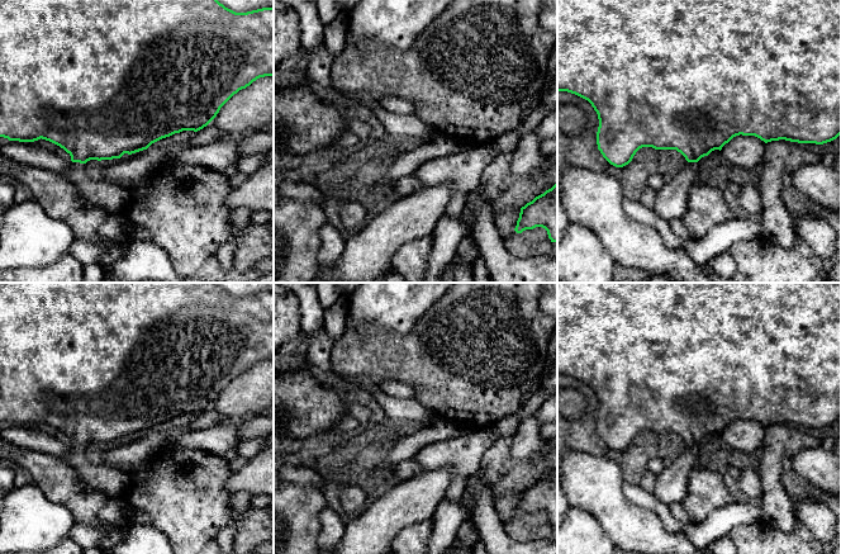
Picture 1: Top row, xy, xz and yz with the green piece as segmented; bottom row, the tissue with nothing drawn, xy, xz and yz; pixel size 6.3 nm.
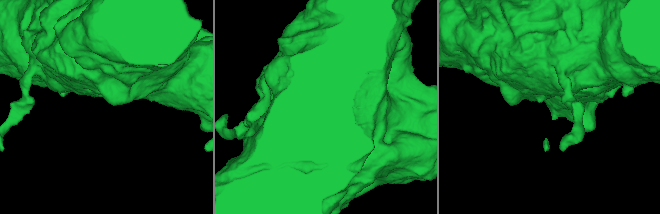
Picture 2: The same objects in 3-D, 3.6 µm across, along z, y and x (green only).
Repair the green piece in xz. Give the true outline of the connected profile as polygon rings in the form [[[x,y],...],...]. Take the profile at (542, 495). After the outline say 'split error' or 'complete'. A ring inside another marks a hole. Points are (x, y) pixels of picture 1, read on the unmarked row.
[[[557,467],[521,492],[514,515],[522,517],[536,511],[545,512],[551,526],[557,526]]]; complete

